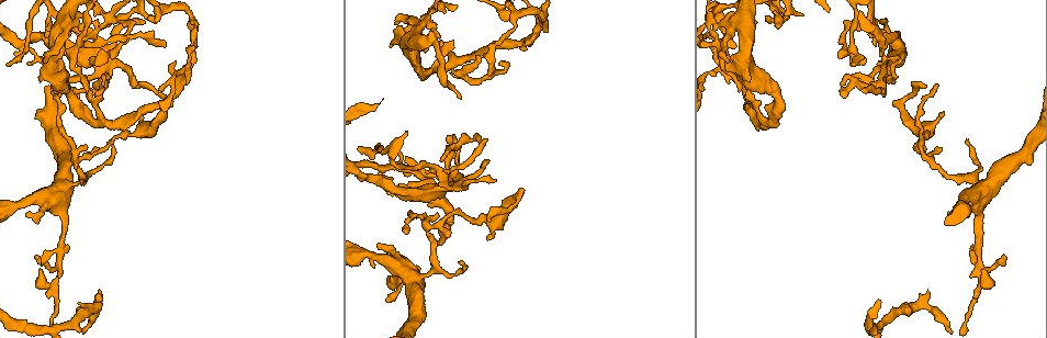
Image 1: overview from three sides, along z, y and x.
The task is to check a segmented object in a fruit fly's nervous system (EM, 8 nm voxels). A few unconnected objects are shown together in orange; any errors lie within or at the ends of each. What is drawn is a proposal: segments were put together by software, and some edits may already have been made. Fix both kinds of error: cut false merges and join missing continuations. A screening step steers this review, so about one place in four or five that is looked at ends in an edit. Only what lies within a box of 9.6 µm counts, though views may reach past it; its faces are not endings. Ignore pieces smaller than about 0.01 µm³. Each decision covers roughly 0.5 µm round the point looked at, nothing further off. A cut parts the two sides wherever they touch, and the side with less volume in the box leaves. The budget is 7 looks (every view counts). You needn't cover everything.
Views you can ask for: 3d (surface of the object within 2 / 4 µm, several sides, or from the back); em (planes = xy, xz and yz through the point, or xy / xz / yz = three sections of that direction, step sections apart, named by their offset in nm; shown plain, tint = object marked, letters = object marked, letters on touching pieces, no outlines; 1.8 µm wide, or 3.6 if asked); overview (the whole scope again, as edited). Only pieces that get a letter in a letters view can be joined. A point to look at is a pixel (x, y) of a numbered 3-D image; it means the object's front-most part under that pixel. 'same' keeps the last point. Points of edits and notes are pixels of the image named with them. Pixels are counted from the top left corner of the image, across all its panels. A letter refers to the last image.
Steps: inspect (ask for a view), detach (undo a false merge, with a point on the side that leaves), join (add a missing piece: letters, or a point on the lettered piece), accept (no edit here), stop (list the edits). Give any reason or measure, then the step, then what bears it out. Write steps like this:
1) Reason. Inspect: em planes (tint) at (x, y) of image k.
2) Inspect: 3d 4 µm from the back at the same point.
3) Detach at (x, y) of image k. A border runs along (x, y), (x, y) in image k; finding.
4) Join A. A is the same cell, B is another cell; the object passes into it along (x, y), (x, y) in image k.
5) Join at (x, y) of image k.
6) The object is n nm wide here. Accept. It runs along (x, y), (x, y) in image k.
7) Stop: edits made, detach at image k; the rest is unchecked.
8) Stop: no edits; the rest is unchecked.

Abrupt turn. Inspect: 3d 4 µm at (902, 116) of image 1.

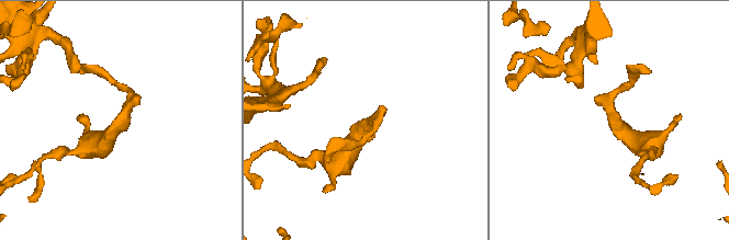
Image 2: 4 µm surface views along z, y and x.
Now the EM. Inspect: em planes (letters) at (364, 122) of image 2.

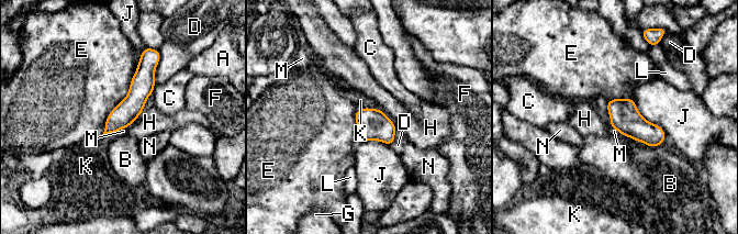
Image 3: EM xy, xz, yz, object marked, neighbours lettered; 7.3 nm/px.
The longest contact is with E, 500 nm. Accept. A, B, C, D, E, F, G, H, J, K, L, M and N are other cells; it runs along (146, 53), (134, 103), (107, 131) in image 3; continuous, no second neuron.

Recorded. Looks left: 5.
Branch point. Inspect: em xy step 16 (letters) at (24, 41) of image 1.

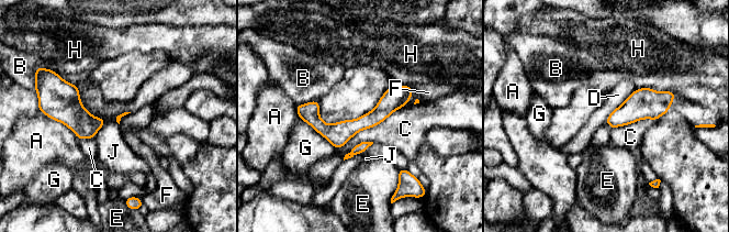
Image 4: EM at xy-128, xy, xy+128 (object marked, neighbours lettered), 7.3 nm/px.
The object is 40 nm wide here. Accept. A, B, C, D, E, F, G, H and J are other cells; it runs along (410, 90), (347, 129), (323, 129), (299, 107) in image 4; one neuron here.

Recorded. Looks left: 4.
Tapers out. Inspect: em yz step 4 (letters) at (96, 95) of image 1.

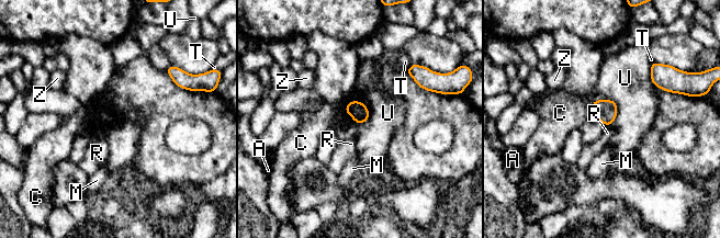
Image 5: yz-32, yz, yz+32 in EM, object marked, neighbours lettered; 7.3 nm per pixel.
Accept. A, C, M, R, T, U and Z are other cells; a border runs along (593, 100), (616, 103), (611, 124) in image 5; no lettered piece goes on from it.

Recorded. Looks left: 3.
Stop: no edits; the rest is unchecked.

